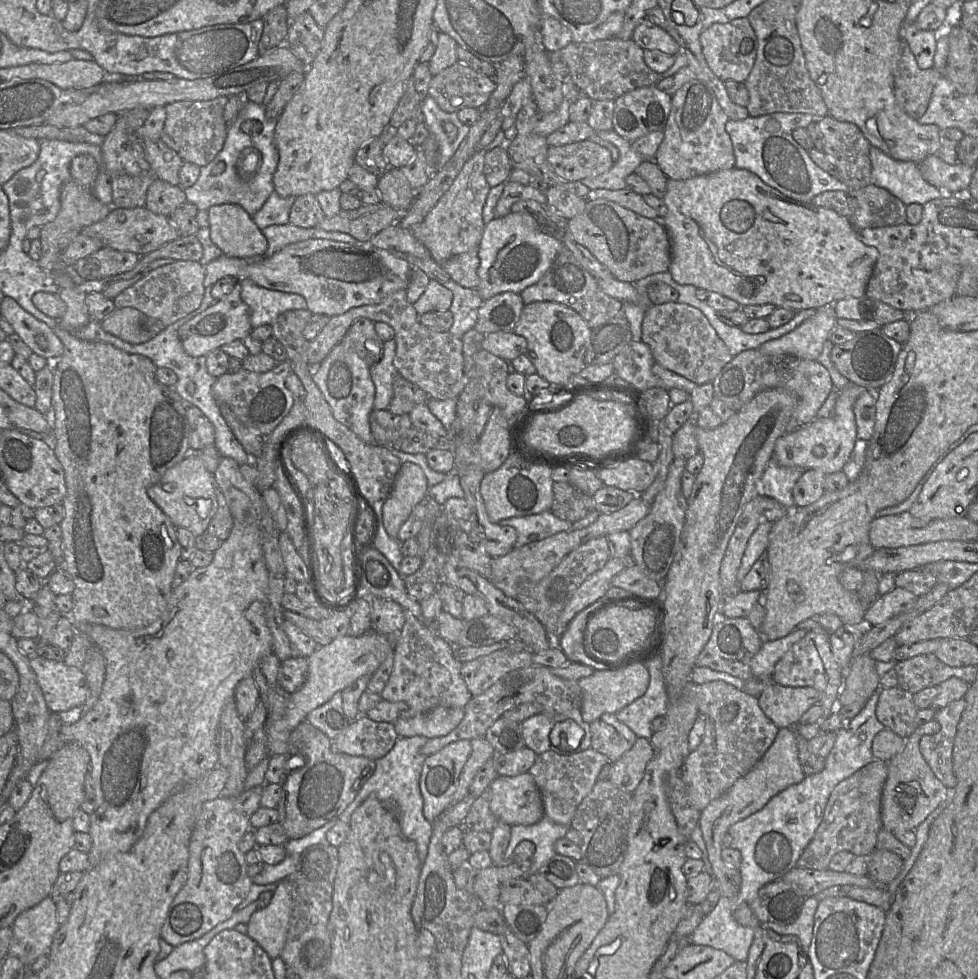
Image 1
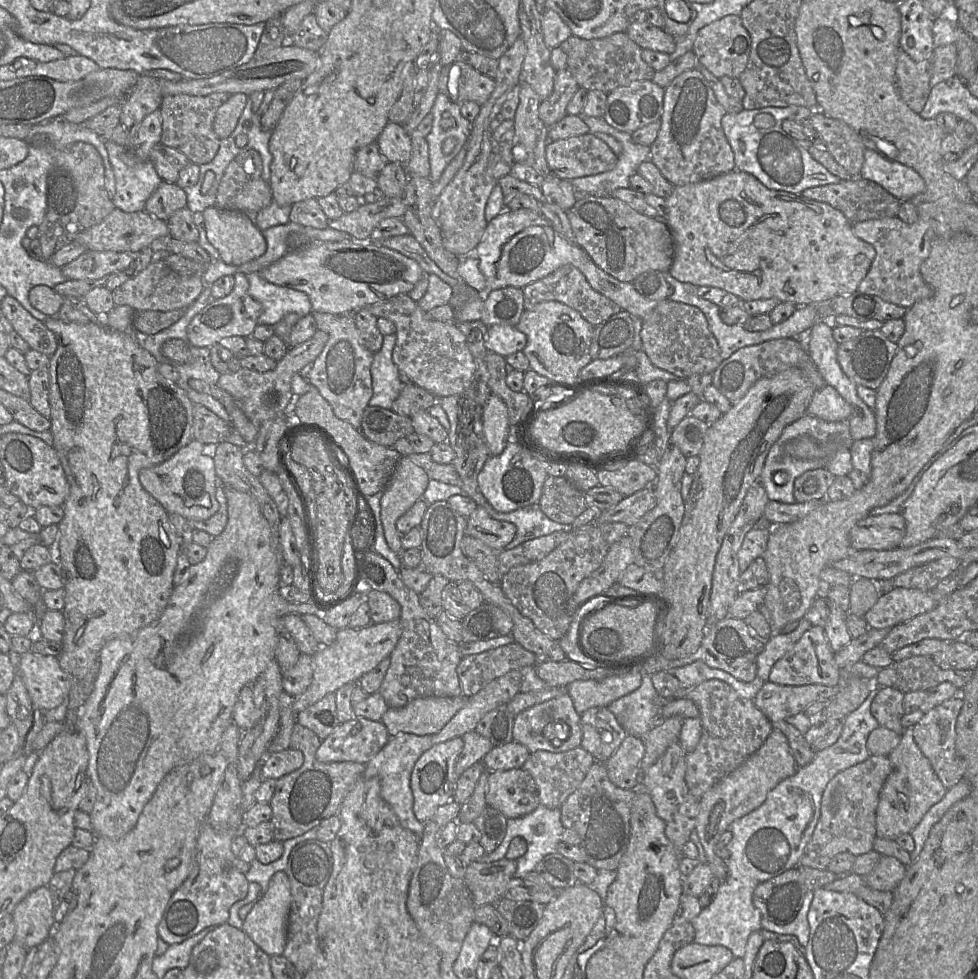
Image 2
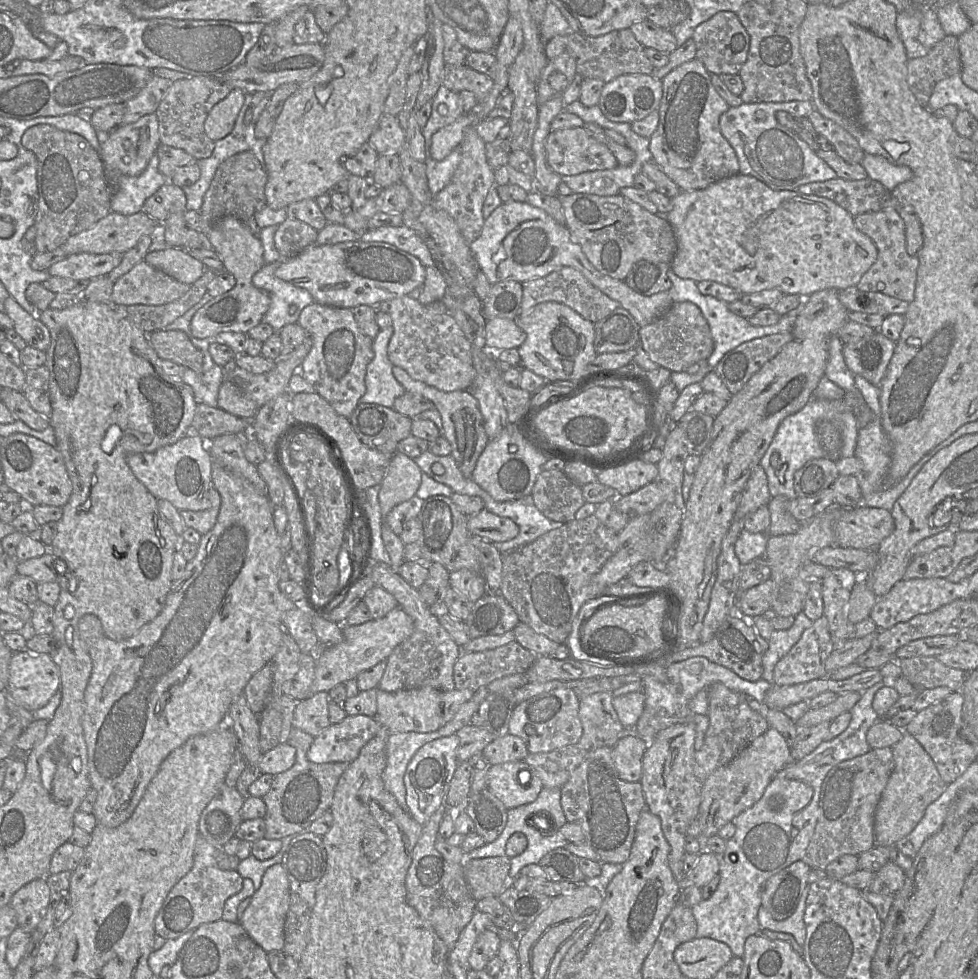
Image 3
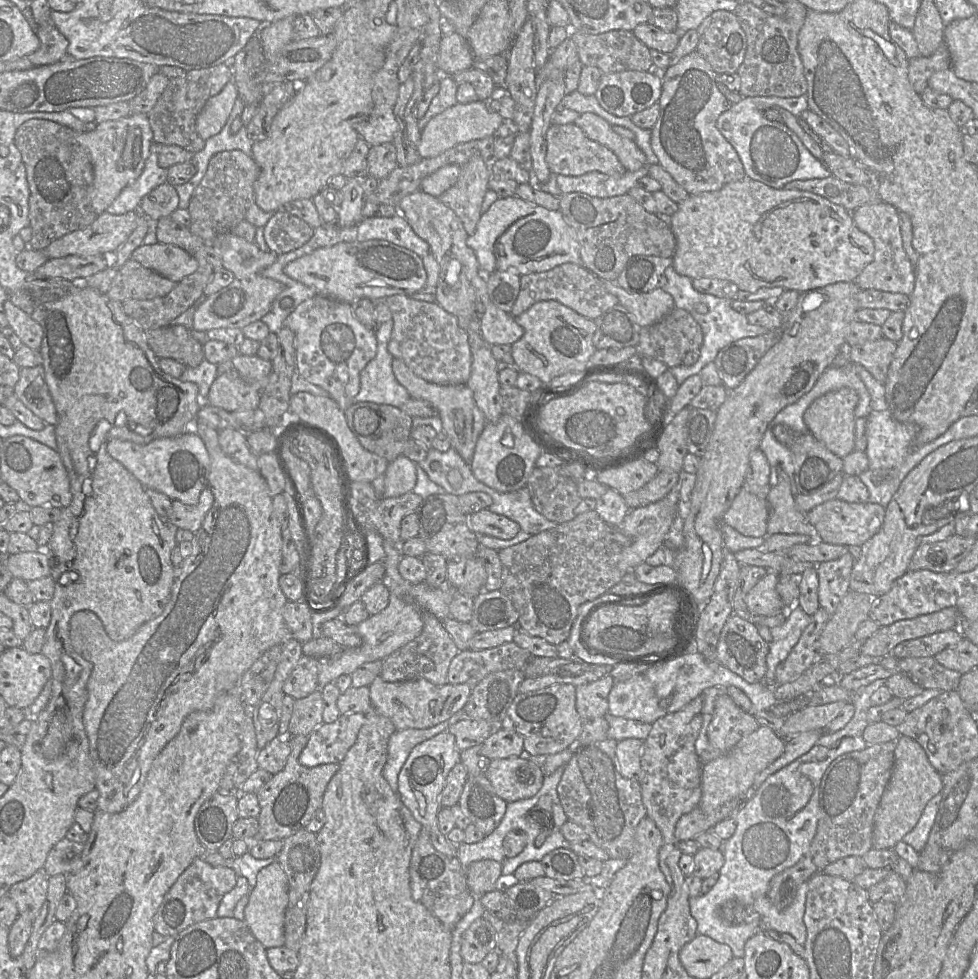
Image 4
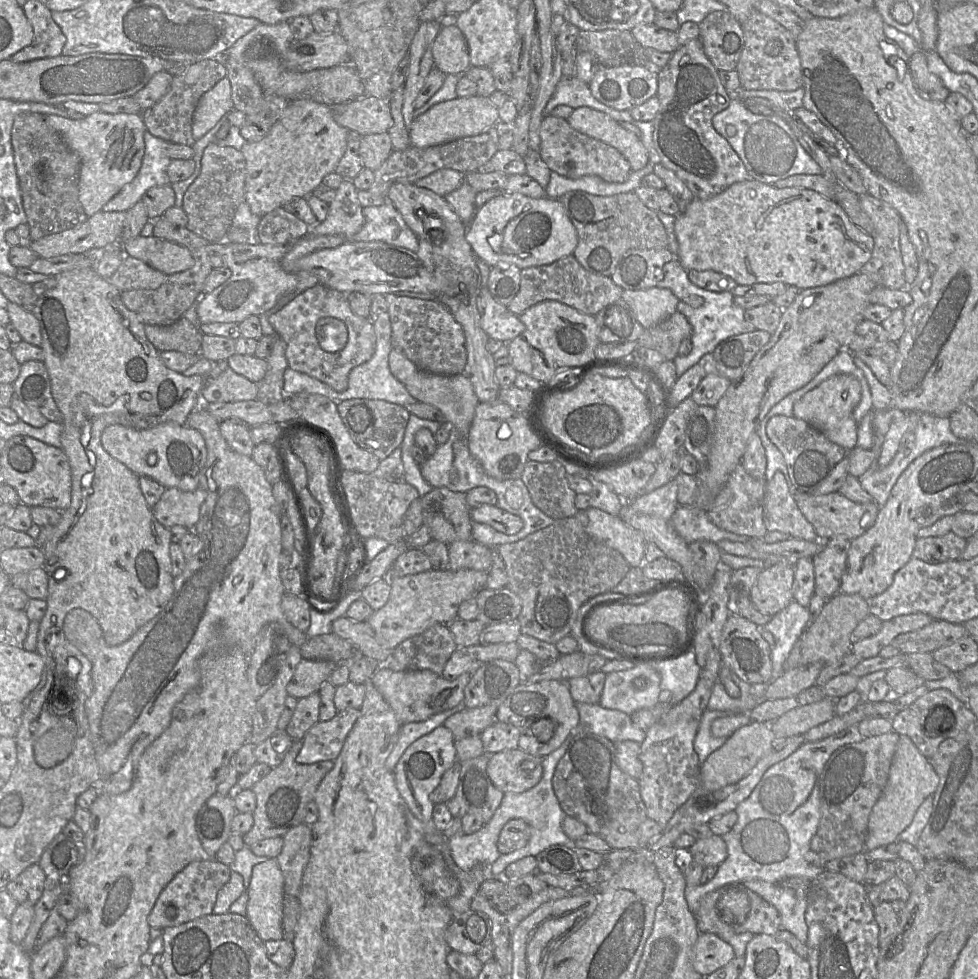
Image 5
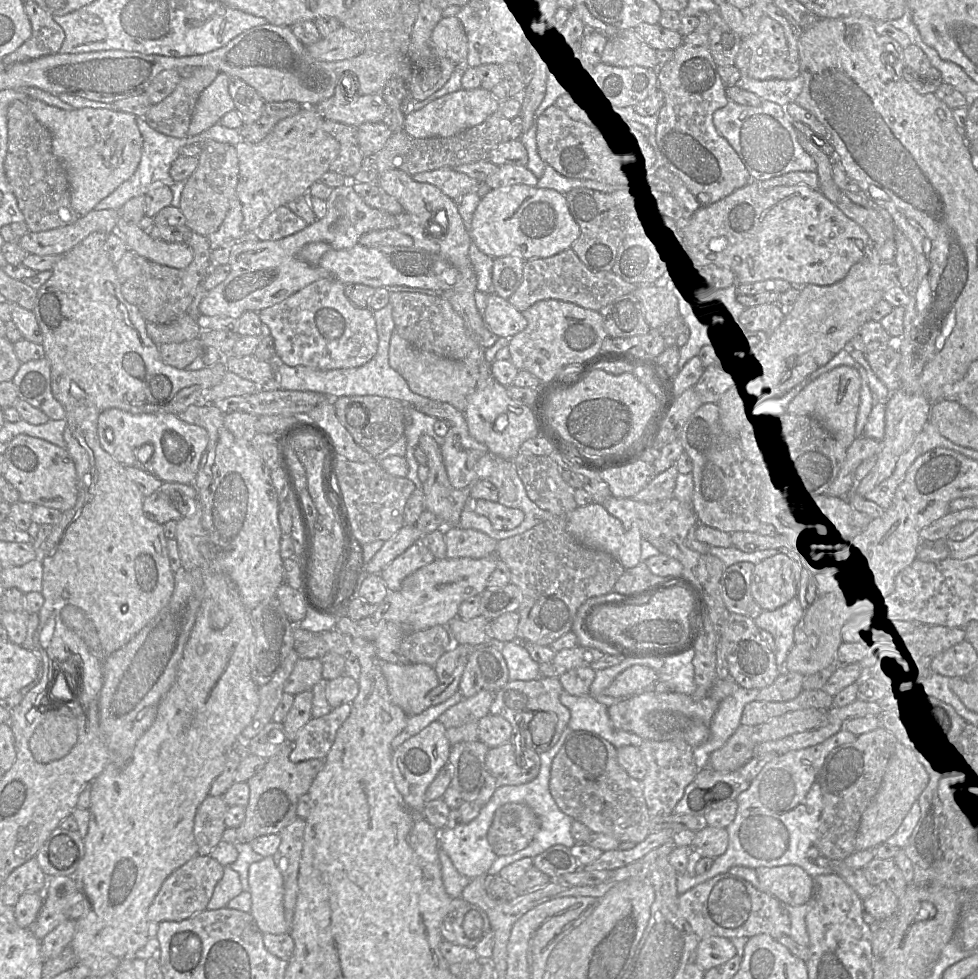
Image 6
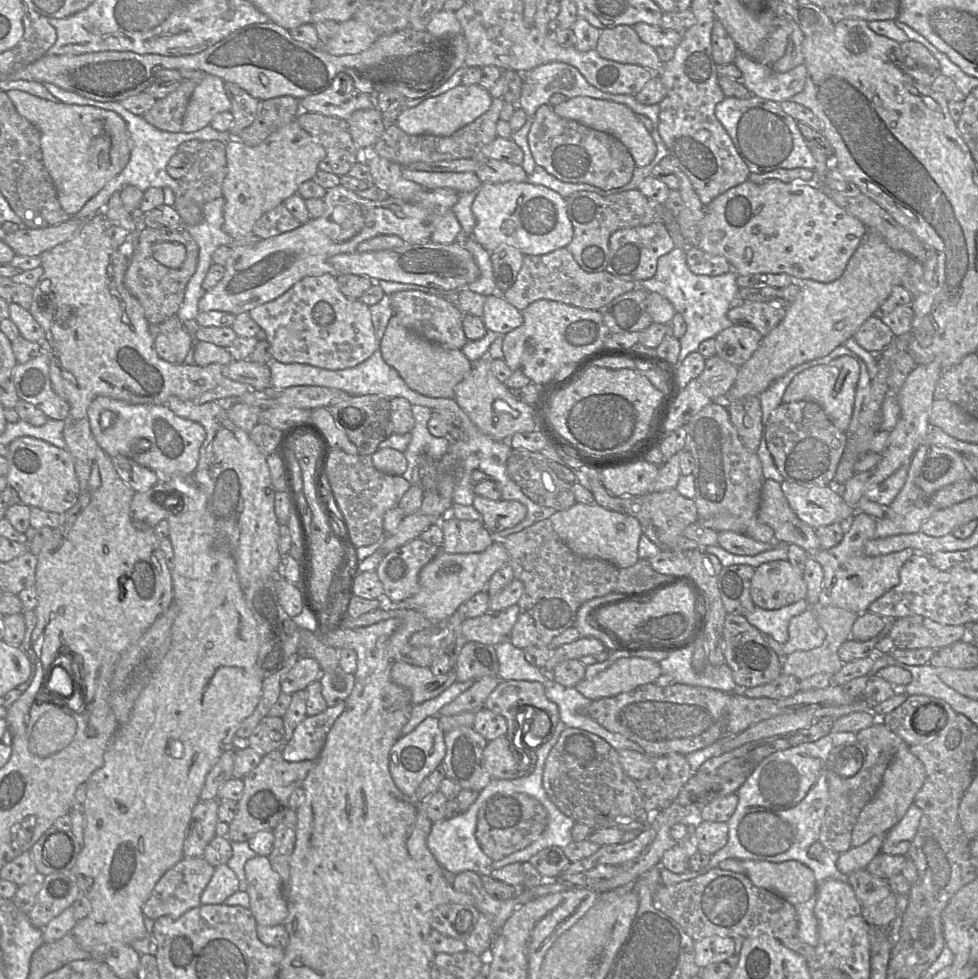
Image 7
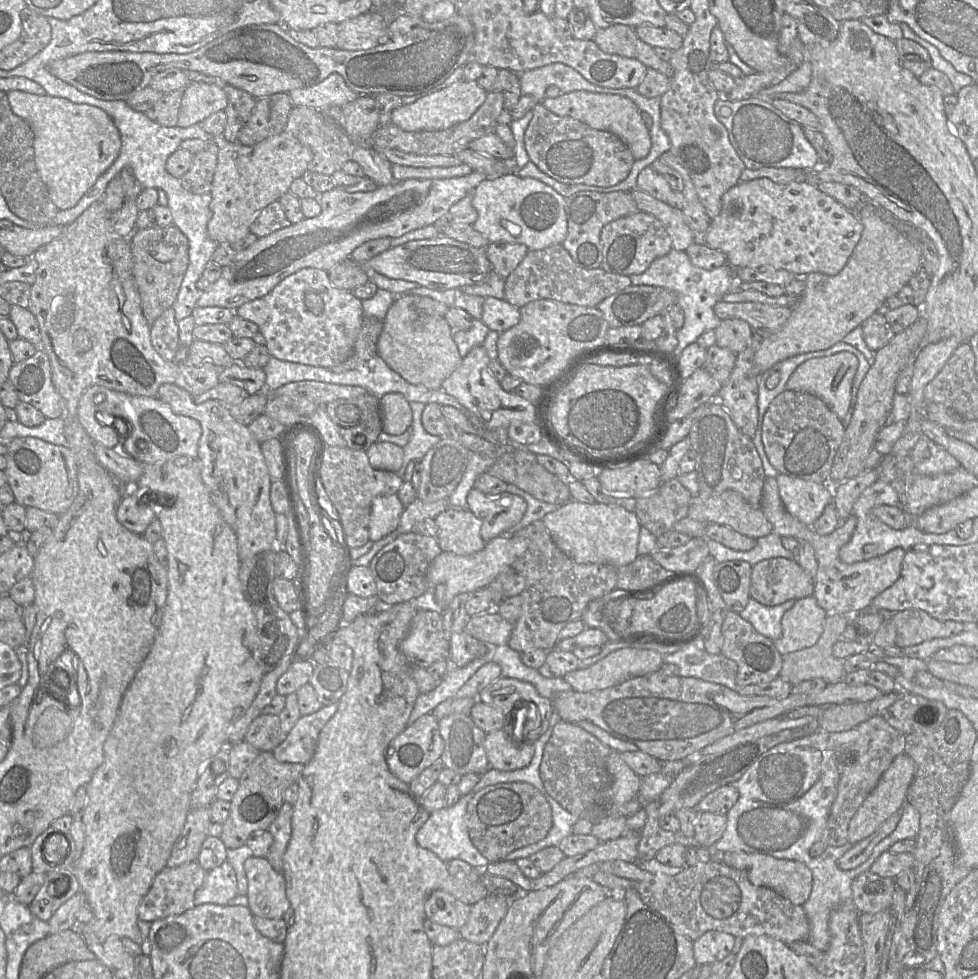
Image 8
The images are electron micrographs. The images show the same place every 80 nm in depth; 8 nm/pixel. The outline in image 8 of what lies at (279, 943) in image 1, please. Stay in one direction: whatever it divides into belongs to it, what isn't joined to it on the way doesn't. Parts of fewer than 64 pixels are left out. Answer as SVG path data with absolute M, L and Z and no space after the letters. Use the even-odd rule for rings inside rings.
M252 855L246 859L244 870L248 881L248 907L253 916L269 919L283 918L289 908L289 900L286 895L286 883L282 872L276 871L266 857Z

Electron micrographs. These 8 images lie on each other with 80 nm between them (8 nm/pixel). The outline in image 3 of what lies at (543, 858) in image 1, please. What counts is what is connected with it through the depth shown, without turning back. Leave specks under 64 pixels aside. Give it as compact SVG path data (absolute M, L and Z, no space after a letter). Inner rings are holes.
M543 787L537 799L529 804L508 809L507 824L500 836L491 843L486 843L482 847L465 853L465 860L502 857L506 856L506 844L508 839L515 832L523 833L528 841L526 850L520 855L510 858L509 881L516 879L520 875L520 870L529 864L538 864L548 852L565 848L568 841L560 832L560 828L567 823L561 806L561 791L559 788Z

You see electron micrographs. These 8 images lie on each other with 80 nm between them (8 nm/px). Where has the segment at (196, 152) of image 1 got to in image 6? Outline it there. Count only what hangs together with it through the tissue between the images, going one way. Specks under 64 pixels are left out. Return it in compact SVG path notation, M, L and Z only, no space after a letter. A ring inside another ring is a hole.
M197 67L188 78L182 78L173 92L161 102L156 103L141 118L155 131L175 137L185 138L188 136L193 109L200 93L208 87L219 74L210 67Z

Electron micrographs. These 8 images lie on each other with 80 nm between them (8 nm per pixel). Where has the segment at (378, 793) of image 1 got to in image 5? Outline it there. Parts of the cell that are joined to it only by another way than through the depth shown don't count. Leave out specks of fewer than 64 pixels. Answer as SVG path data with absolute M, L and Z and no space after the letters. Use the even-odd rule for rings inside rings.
M457 705L452 709L436 714L425 721L411 722L402 725L396 743L386 760L386 768L394 773L398 761L413 742L422 736L431 733L437 727L444 725L445 720L457 713L459 709L460 705Z

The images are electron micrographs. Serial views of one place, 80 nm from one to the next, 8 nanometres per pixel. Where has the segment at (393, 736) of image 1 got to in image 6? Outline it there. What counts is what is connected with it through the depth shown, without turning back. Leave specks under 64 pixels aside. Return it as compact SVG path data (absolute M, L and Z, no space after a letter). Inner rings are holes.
M343 704L328 714L310 719L298 732L289 759L299 763L310 759L325 759L338 729L351 713L351 704Z

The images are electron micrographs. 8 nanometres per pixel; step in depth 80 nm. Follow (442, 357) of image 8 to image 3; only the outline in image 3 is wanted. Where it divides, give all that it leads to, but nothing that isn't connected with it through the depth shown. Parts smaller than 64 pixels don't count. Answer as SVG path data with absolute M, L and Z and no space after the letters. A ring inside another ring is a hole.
M395 365L392 368L392 372L396 380L407 392L420 394L433 402L441 415L442 435L451 445L451 455L463 476L472 479L476 462L489 441L477 399L469 389L445 392L421 381L414 380L404 369Z

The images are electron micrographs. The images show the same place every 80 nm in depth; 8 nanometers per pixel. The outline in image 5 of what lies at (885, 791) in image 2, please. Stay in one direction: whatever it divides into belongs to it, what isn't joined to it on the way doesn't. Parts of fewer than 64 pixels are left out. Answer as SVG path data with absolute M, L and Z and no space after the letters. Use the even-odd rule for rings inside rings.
M900 736L887 783L869 816L865 851L896 843L899 835L911 824L920 805L934 794L938 785L939 776L929 760L909 737Z

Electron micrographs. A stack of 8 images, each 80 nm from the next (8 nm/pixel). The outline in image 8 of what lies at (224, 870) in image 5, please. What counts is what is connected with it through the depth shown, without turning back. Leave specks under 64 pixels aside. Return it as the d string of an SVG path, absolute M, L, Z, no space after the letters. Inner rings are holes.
M193 861L177 867L167 865L155 878L138 907L140 920L154 922L180 915L194 908L195 893L202 886L207 871Z

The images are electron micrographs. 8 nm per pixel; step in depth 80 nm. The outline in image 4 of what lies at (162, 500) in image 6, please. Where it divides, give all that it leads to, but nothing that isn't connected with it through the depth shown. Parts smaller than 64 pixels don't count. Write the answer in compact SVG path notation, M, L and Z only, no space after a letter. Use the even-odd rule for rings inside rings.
M208 487L201 492L199 501L195 505L187 505L178 500L172 500L167 521L178 528L196 533L200 529L213 501L213 493Z

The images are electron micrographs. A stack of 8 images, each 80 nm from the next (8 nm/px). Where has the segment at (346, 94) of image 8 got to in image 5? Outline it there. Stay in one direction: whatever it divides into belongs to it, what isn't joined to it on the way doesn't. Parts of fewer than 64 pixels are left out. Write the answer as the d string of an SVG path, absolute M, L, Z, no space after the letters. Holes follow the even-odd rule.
M363 96L331 107L340 126L361 136L388 132L393 125L388 101L373 96Z

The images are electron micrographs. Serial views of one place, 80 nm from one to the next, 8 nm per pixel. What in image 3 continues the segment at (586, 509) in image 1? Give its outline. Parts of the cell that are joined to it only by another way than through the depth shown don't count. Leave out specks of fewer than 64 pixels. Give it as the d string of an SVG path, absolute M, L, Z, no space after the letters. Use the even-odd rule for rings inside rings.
M542 470L532 487L531 496L535 506L545 517L566 523L575 519L575 513L585 503L581 487L571 481L562 470Z

